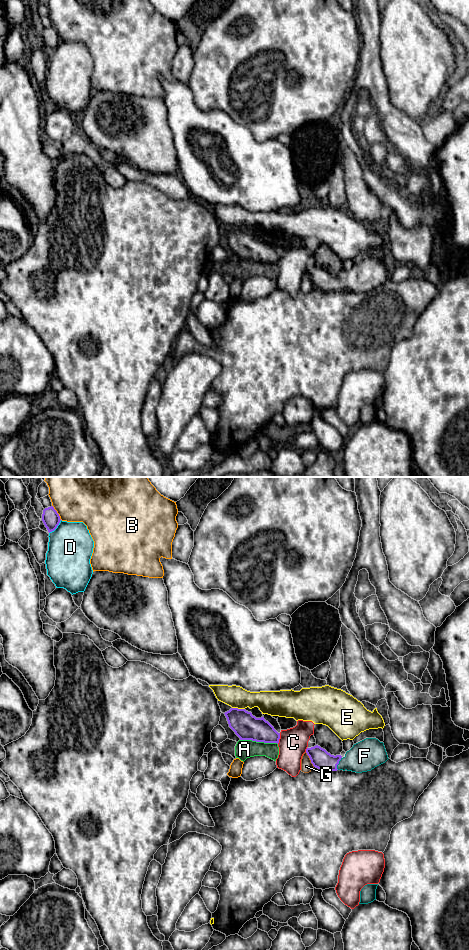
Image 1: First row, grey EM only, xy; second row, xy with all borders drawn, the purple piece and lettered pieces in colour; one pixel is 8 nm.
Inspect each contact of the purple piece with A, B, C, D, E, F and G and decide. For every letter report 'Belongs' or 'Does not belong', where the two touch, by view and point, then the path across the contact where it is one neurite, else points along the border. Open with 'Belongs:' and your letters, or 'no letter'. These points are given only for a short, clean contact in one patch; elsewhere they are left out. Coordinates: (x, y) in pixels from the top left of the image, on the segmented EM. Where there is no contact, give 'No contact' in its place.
Belongs: F
A: Does not belong. Touches purple at xy (259, 741)
B: Does not belong. Touches purple at xy (56, 512)
C: Does not belong. Touches purple at xy (279, 738)
D: Does not belong. Touches purple at xy (56, 527)
E: Does not belong. Touches purple at xy (237, 708)
F: Belongs. Touches purple at xy (338, 763). Path across: xy (320, 758), (326, 762), (338, 763), (349, 763), (364, 756)
G: Does not belong. Touches purple at xy (310, 759). Boundary: xy (305, 752), (314, 766)

